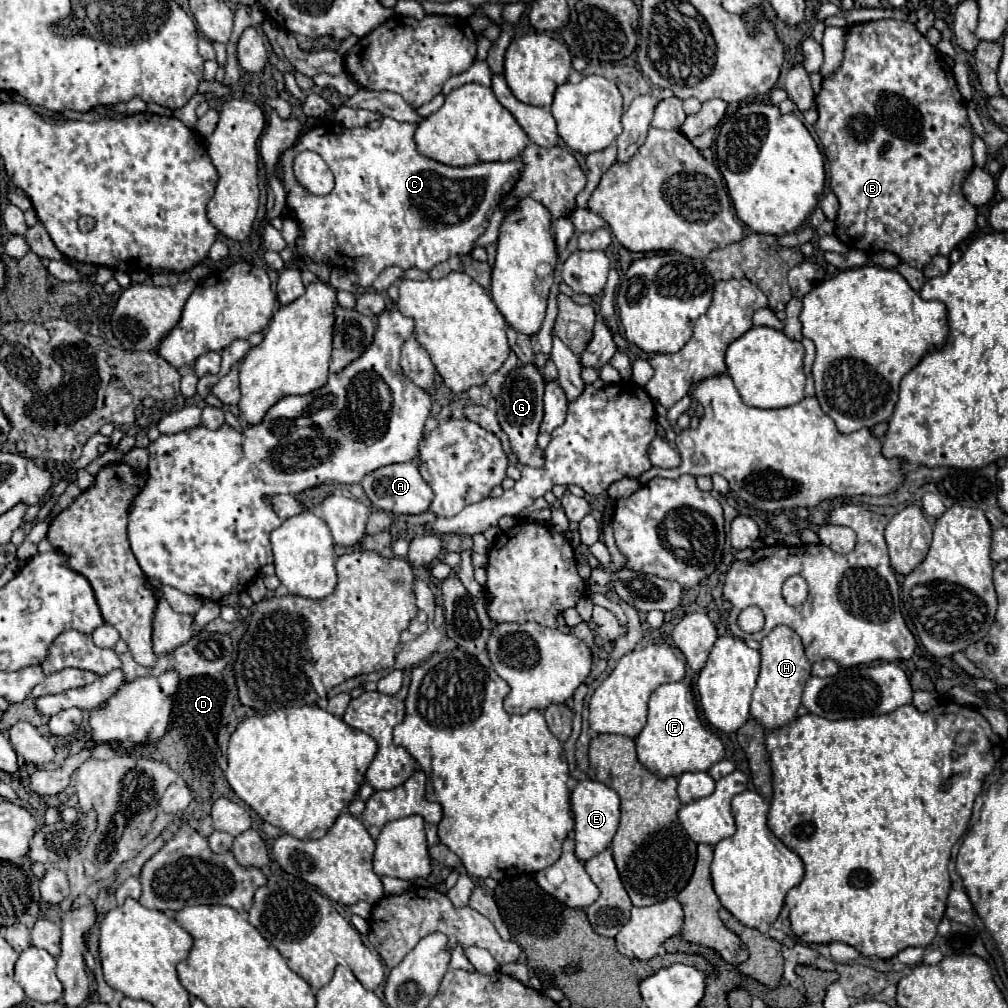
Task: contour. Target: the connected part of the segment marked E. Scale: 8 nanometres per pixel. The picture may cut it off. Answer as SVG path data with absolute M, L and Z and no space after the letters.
M581 780L571 790L571 812L575 818L575 856L581 862L587 862L611 844L619 828L619 796L615 790L597 780Z

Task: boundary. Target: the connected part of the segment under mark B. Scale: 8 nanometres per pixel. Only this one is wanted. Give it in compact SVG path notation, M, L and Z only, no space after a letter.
M877 20L877 22L851 26L849 32L847 32L843 62L841 62L837 72L823 78L821 90L815 96L815 104L817 104L819 118L817 118L813 128L815 128L815 132L821 140L823 154L831 164L829 188L839 200L835 234L847 248L863 250L863 252L887 250L887 252L897 254L903 262L911 264L913 268L921 270L933 256L937 256L937 254L939 256L949 256L949 252L975 230L975 216L977 216L975 206L965 200L963 190L961 190L963 180L967 178L967 174L973 168L971 144L973 144L975 136L973 136L973 130L971 130L971 124L969 124L967 106L965 106L963 96L959 94L959 88L957 88L957 82L955 82L953 74L949 74L949 80L947 80L947 70L943 68L941 54L927 42L927 38L911 22L905 22L905 20Z

